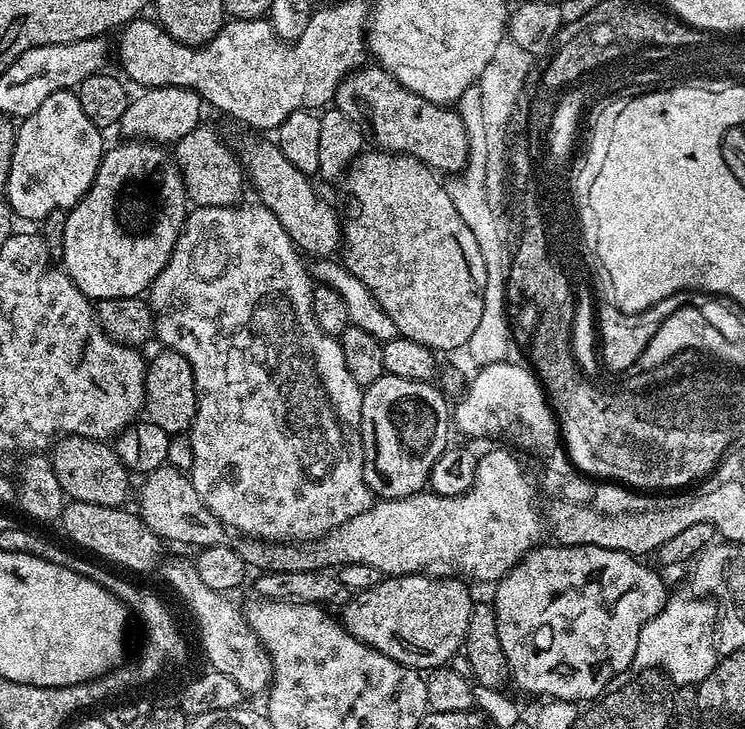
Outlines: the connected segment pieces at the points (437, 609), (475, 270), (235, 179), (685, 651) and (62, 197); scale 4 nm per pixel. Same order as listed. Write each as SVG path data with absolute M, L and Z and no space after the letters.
M389 576L381 579L378 586L367 588L343 605L342 623L352 636L357 636L364 644L377 648L408 668L435 670L447 665L456 651L465 647L468 623L470 622L474 598L468 593L469 585L463 579L451 576Z
M365 150L361 152L353 160L352 167L348 169L342 180L345 190L348 191L346 247L342 252L342 263L349 272L354 273L368 287L368 291L374 294L374 298L386 310L386 314L390 314L390 318L394 318L396 331L401 337L412 339L416 343L422 343L431 350L441 348L444 352L452 352L455 348L463 349L468 343L470 334L474 334L474 329L478 327L478 322L482 322L484 287L490 271L490 264L483 260L482 250L479 249L478 241L474 238L474 232L462 220L461 214L458 214L458 203L451 200L445 181L439 180L441 177L437 175L430 165L424 164L414 156L407 156L399 152L375 151Z
M202 122L197 128L190 130L190 134L175 141L174 155L184 174L188 199L195 207L231 207L241 199L239 196L244 192L244 184L246 188L246 169L241 157L232 153L231 146L208 125L208 122Z
M690 596L688 600L669 599L659 614L642 628L632 668L635 671L659 668L678 686L700 684L713 672L720 657L716 647L719 617L719 607L711 599L696 596Z
M65 90L50 94L38 110L21 119L16 128L16 145L8 175L9 193L32 192L32 208L39 214L55 208L71 210L88 193L94 182L100 159L106 151L104 136L105 133L98 126L94 126L90 118L86 118L86 110L82 110L82 102L78 102L75 91Z

